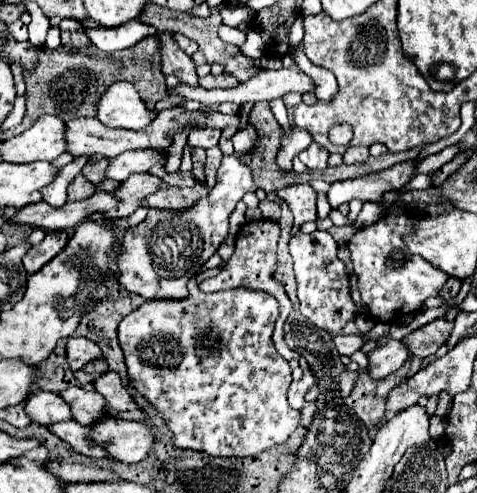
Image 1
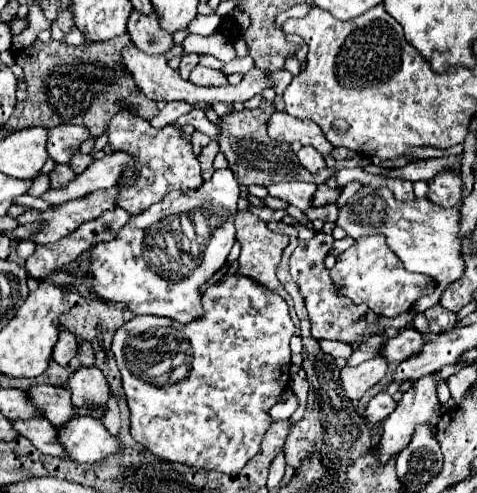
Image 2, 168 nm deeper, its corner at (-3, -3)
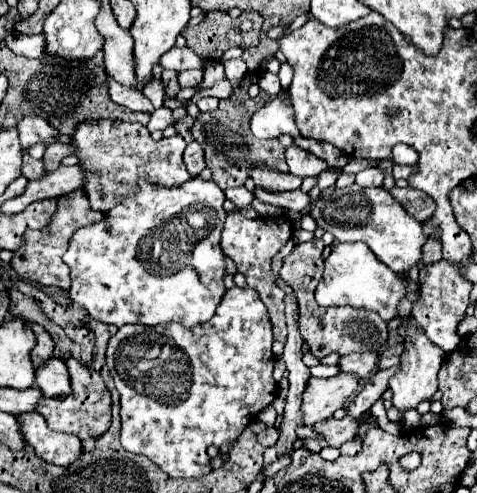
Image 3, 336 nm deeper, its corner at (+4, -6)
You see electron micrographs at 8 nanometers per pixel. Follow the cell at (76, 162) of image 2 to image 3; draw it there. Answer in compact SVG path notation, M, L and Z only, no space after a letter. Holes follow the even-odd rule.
M55 142L55 146L49 146L45 150L45 156L43 156L43 162L45 162L45 170L53 172L61 166L61 160L67 158L69 154L75 152L75 146L73 144L61 144L61 142Z

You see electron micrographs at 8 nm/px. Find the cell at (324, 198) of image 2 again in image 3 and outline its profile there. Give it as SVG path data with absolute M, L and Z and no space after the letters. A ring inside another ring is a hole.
M257 188L255 198L259 198L265 204L273 204L285 210L305 210L309 206L309 194L301 192L301 190L293 190L293 192L265 192L261 188Z

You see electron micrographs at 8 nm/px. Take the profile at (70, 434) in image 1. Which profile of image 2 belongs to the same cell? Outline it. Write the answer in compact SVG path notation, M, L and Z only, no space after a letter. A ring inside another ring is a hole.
M32 417L32 419L16 419L14 429L18 435L26 437L40 453L44 455L54 455L54 457L64 457L64 449L60 443L56 443L56 427L48 423L44 417Z

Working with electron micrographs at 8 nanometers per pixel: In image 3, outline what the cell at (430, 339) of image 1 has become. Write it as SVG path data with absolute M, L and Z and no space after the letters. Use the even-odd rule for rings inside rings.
M373 350L373 352L353 352L353 354L347 354L339 360L339 366L343 372L353 372L357 374L359 378L369 378L371 372L377 370L377 364L379 364L379 352Z

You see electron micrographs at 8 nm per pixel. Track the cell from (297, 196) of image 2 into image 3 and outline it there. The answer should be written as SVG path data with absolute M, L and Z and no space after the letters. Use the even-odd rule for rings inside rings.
M255 166L251 178L255 180L255 184L259 188L269 190L269 192L287 192L287 190L301 188L301 178L297 178L293 174L281 174L277 170L269 170L265 166Z

